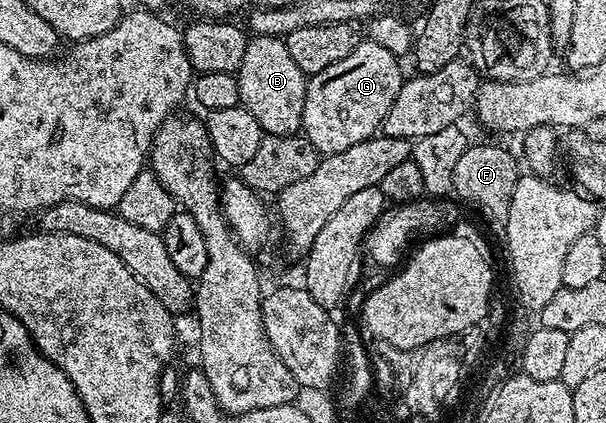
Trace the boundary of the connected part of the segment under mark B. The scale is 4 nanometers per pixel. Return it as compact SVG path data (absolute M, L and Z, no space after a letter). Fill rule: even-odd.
M253 36L246 47L246 55L242 55L242 63L235 74L235 79L240 92L240 104L246 111L250 111L250 115L254 115L254 119L258 119L265 134L291 137L301 132L302 107L306 107L308 77L302 71L302 67L298 67L298 63L294 63L285 38Z

